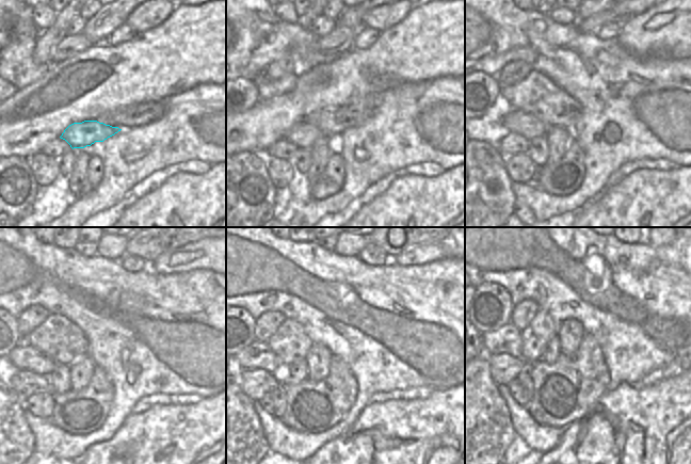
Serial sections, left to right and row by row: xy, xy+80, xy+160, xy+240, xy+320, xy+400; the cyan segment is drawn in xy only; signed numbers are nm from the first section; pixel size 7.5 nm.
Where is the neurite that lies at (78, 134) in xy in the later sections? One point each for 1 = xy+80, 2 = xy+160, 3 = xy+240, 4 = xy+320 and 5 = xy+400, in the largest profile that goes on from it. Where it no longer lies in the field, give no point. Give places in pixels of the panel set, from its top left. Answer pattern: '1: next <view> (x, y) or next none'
1: next xy+80 (304, 134)
2: next xy+160 (518, 122)
3: next xy+240 (26, 357)
4: next xy+320 (258, 354)
5: next xy+400 (507, 339)

